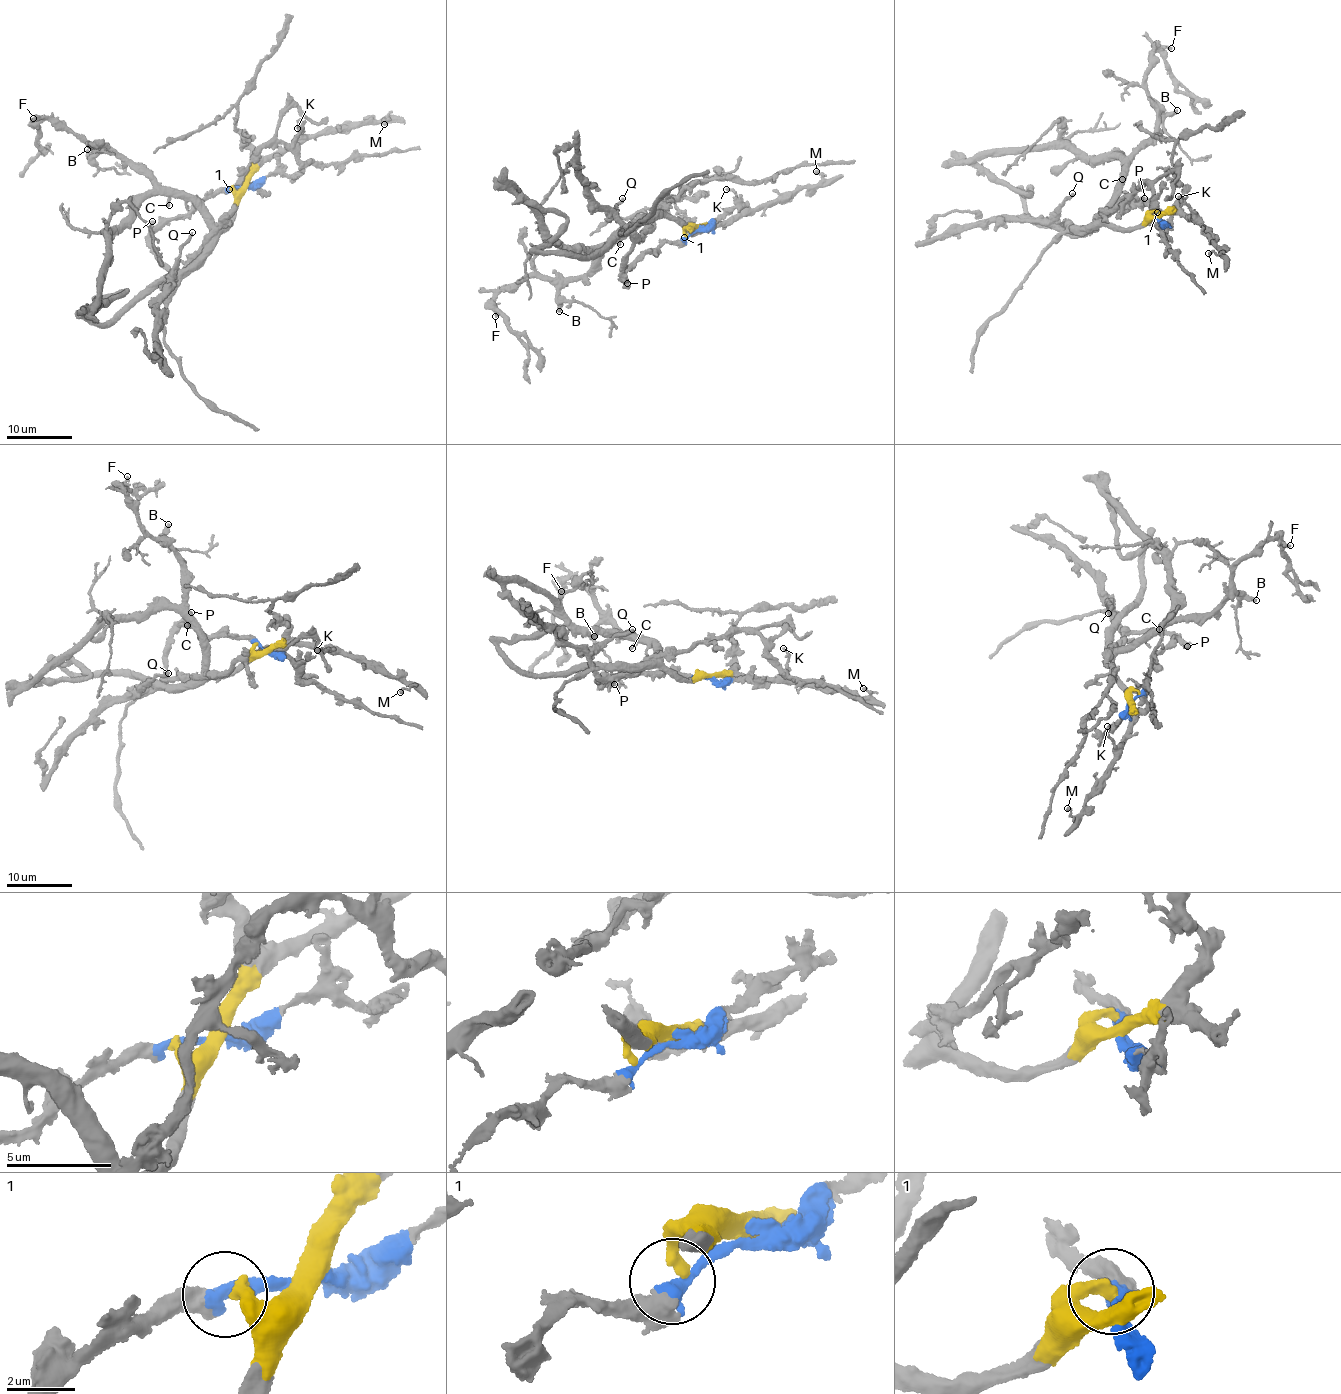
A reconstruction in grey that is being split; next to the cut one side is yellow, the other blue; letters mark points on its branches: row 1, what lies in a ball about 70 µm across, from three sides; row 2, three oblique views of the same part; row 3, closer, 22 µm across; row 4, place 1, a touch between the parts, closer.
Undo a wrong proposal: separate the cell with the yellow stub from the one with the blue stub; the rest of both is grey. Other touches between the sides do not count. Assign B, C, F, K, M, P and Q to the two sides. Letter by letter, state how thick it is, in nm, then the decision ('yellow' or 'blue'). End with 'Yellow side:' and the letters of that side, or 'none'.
B: 280 nm | yellow
C: 220 nm | yellow
F: 190 nm | yellow
K: 200 nm | yellow
M: 240 nm | yellow
P: 380 nm | blue
Q: 220 nm | blue
Yellow side: B, C, F, K, M

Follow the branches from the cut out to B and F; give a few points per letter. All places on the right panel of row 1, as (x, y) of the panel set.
B: (1157, 216), (1134, 228), (1114, 225), (1106, 213), (1133, 155), (1150, 141), (1158, 110), (1166, 114), (1177, 109)
F: (1157, 216), (1134, 228), (1106, 213), (1154, 129), (1145, 82), (1154, 50), (1172, 48)

